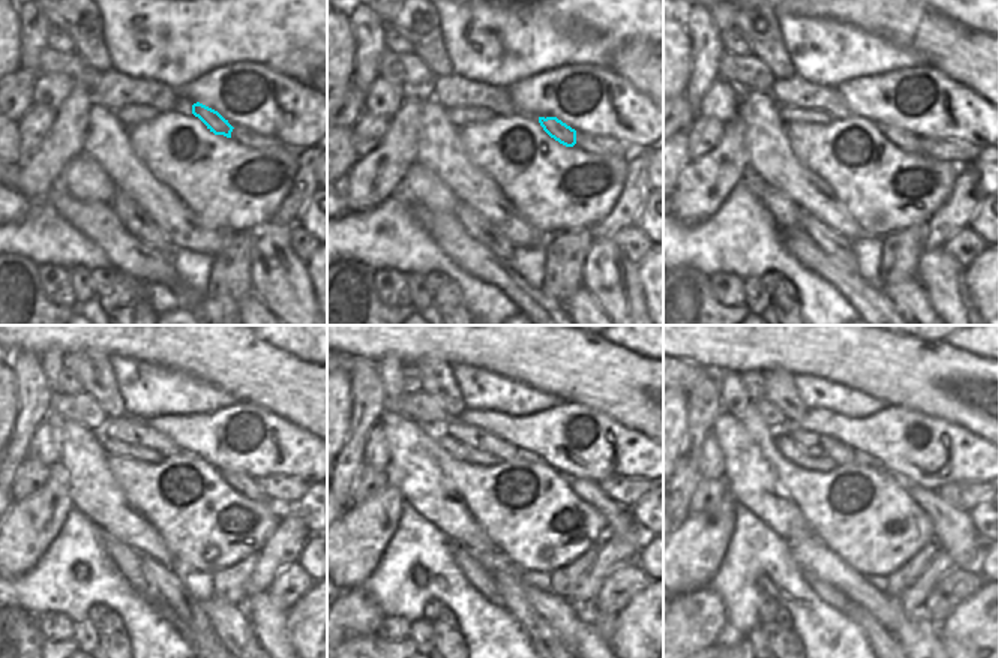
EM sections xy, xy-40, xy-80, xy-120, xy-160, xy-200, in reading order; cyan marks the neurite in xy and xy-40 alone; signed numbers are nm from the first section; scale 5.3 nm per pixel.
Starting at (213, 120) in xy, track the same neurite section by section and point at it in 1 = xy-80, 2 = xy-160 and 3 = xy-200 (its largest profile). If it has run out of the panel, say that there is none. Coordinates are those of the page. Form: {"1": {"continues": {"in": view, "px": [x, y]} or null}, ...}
{"1": {"continues": {"in": "xy-80", "px": [901, 138]}}, "2": {"continues": {"in": "xy-160", "px": [619, 519]}}, "3": {"continues": {"in": "xy-200", "px": [953, 529]}}}

